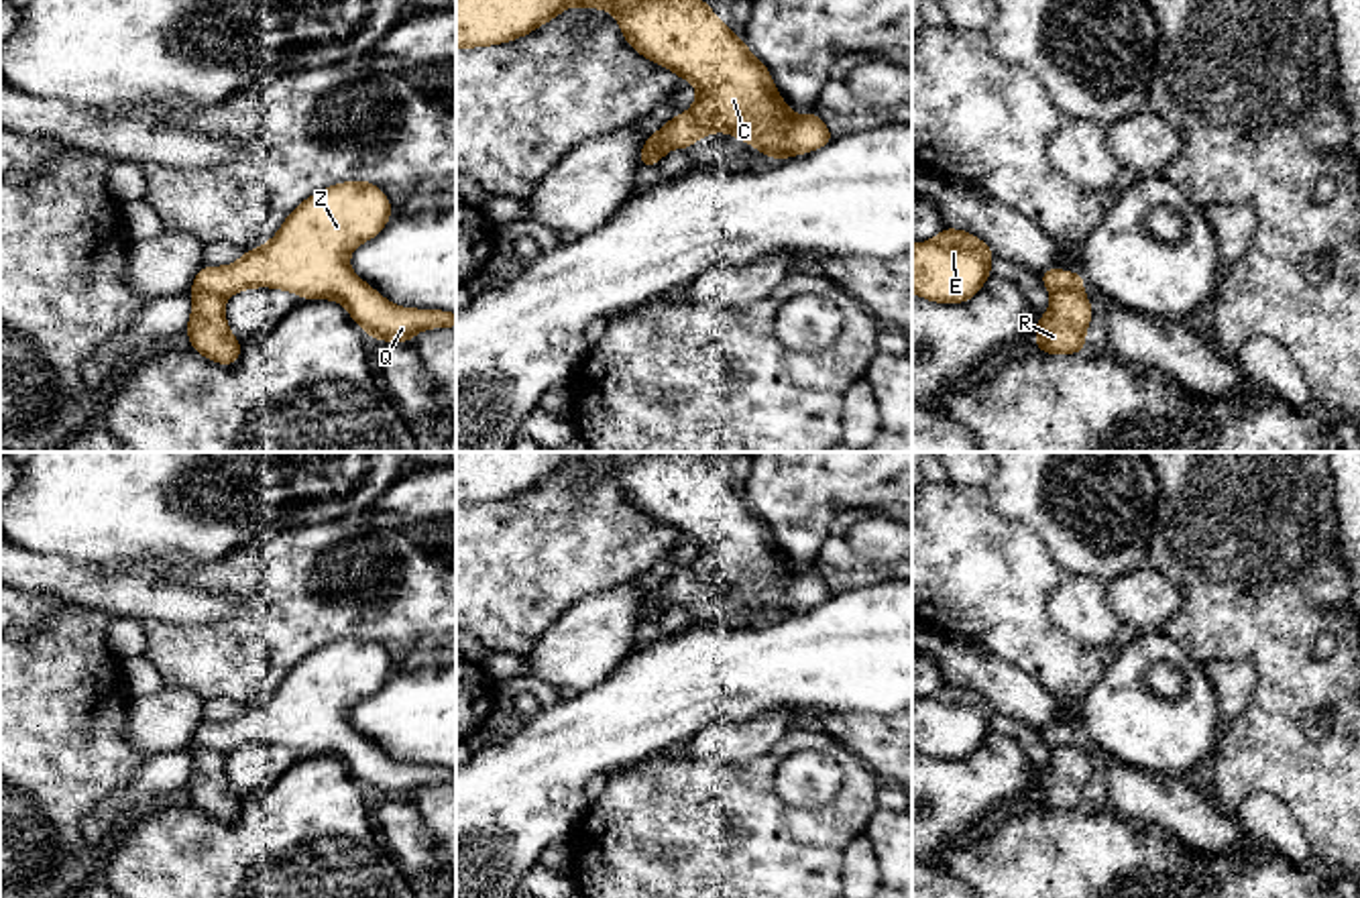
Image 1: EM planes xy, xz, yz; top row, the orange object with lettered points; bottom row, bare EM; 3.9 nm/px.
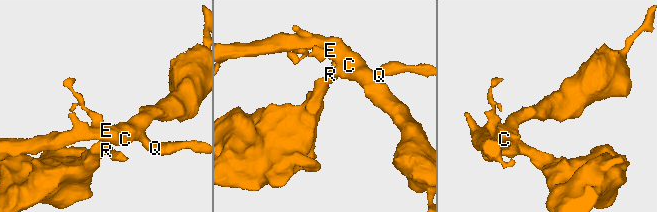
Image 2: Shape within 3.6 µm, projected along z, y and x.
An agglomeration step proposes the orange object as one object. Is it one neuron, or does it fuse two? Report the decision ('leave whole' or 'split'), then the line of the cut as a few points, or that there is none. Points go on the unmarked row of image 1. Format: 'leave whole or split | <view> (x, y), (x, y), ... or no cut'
split | xy (192, 744), (216, 750), (222, 756)

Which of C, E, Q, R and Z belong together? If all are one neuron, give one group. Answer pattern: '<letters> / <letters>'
C E Q Z / R

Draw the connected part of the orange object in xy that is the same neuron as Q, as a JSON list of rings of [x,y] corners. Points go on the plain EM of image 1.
[[[375,639],[330,641],[301,658],[267,700],[234,721],[200,723],[193,745],[222,755],[250,743],[336,755],[373,796],[411,798],[419,786],[456,782],[456,770],[389,760],[350,727],[350,709],[389,676],[391,658]]]

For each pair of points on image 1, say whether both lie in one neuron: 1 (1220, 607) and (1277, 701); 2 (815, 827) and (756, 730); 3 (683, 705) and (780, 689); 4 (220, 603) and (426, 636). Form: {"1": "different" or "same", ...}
{"1": "same", "2": "different", "3": "same", "4": "different"}

